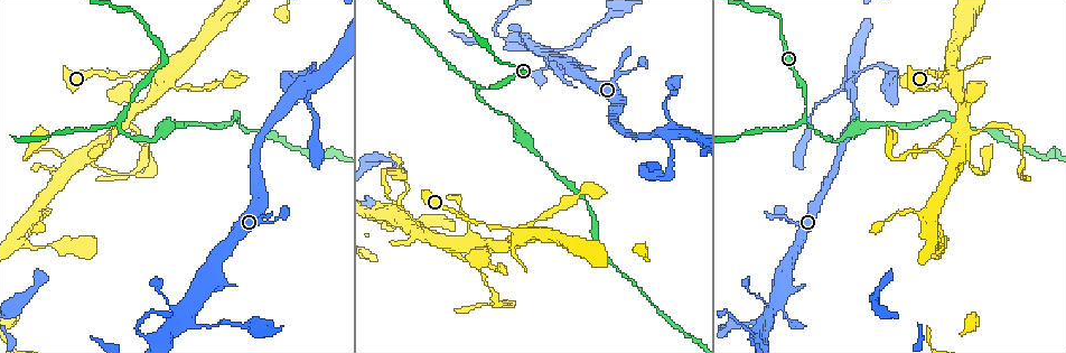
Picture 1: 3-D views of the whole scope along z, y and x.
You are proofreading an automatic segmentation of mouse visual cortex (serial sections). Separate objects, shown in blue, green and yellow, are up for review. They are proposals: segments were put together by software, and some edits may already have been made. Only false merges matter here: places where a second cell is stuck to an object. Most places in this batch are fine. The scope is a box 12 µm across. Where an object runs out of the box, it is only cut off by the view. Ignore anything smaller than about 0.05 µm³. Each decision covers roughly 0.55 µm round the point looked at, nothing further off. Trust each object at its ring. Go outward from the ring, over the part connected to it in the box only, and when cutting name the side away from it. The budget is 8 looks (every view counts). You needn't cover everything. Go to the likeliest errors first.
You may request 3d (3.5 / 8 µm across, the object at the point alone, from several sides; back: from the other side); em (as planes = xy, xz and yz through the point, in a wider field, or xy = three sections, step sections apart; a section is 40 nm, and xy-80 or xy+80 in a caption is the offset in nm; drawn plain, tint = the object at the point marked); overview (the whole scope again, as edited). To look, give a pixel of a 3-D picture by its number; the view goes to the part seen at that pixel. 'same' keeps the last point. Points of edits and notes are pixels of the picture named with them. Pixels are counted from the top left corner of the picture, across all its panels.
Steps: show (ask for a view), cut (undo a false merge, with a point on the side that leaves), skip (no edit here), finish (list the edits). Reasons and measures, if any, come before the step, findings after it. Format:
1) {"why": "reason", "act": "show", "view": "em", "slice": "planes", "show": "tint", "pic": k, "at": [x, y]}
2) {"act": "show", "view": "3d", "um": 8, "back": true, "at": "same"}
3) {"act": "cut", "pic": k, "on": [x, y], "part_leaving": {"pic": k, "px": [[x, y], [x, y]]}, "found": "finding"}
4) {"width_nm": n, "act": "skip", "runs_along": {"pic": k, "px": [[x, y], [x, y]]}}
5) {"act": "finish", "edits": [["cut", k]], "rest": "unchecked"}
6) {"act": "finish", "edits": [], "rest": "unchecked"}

{"why": "three-way junction", "act": "show", "view": "3d", "um": 3.5, "pic": 1, "at": [117, 121]}

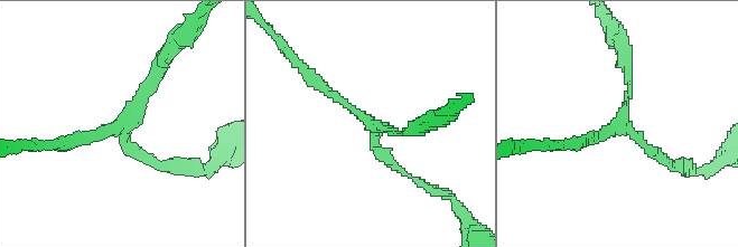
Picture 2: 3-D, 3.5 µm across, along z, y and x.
{"arms": 3, "arm_widths_nm": [150, 150, 150], "act": "show", "view": "em", "slice": "xy", "step": 1, "show": "tint", "pic": 2, "at": [624, 119]}

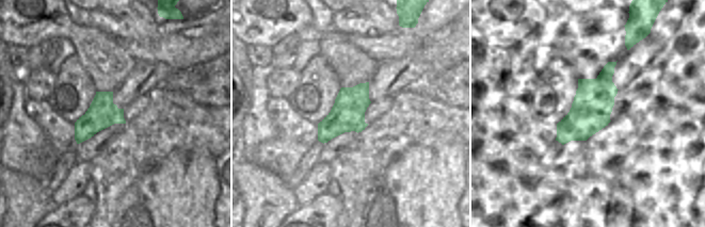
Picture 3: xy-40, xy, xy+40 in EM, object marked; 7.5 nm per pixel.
{"act": "skip", "runs_along": {"pic": 2, "px": [[625, 58], [623, 120], [671, 161]]}, "found": "all the same cell"}

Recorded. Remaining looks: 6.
{"why": "sudden change in width", "act": "show", "view": "3d", "um": 8, "pic": 1, "at": [95, 167]}

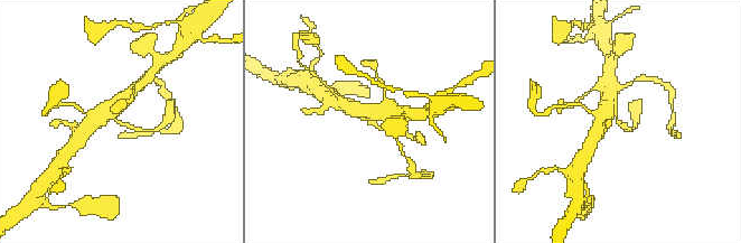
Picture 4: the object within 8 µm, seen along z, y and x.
{"arm_widths_nm": [200, 500], "act": "show", "view": "em", "slice": "xy", "step": 2, "show": "tint", "pic": 4, "at": [120, 121]}

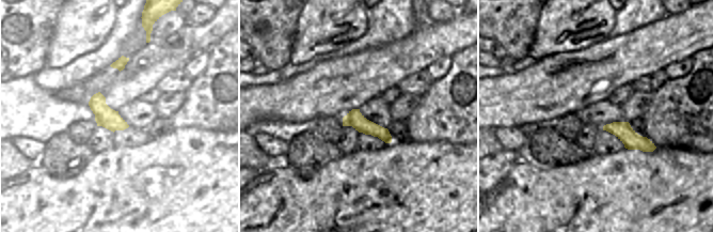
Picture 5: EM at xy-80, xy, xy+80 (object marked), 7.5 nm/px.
{"width_nm": 120, "act": "skip", "runs_along": {"pic": 4, "px": [[609, 97], [608, 109], [630, 130]]}, "found": "one cell here"}

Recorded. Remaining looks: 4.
{"why": "branch point", "act": "show", "view": "3d", "um": 3.5, "pic": 1, "at": [922, 214]}

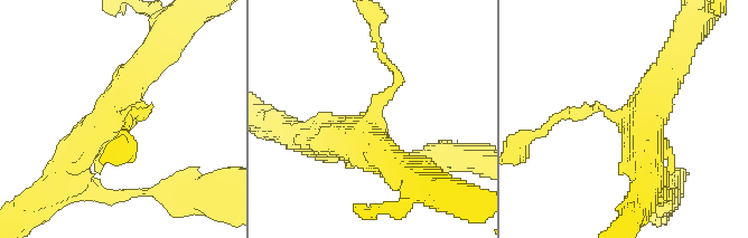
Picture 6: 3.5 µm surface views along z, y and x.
{"arms": 3, "arm_widths_nm": [150, 400, 450], "why": "shape alone is not enough", "act": "show", "view": "em", "slice": "xy", "step": 3, "show": "tint", "pic": 6, "at": [119, 118]}

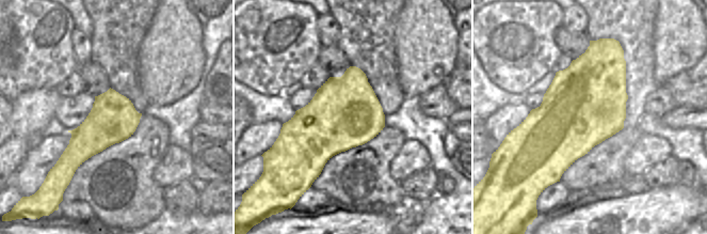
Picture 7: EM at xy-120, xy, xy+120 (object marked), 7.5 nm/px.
{"why": "cut it another way", "act": "show", "view": "em", "slice": "xy", "step": 5, "show": "tint", "at": "same"}

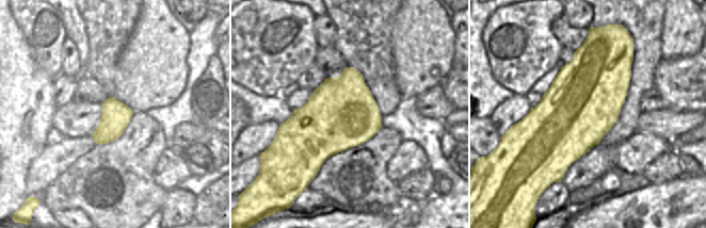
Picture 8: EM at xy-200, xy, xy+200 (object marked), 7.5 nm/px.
{"act": "skip", "runs_along": {"pic": 6, "px": [[151, 54], [80, 151], [76, 174]]}, "found": "all the same cell"}

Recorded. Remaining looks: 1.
{"act": "finish", "edits": [], "rest": "unchecked"}

